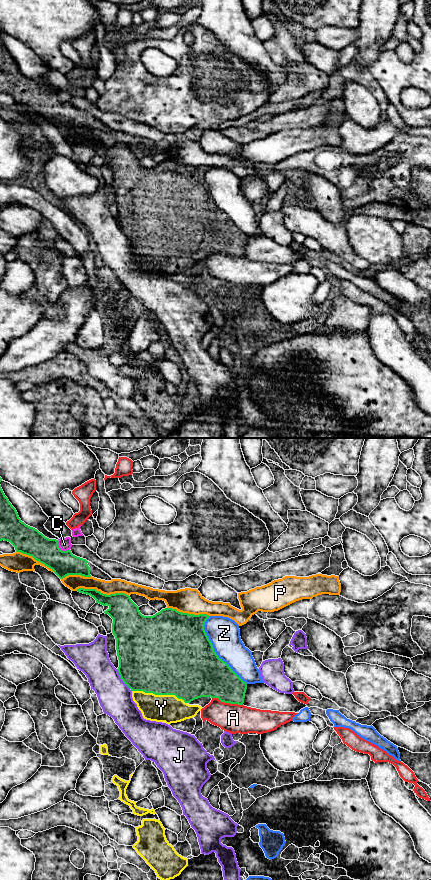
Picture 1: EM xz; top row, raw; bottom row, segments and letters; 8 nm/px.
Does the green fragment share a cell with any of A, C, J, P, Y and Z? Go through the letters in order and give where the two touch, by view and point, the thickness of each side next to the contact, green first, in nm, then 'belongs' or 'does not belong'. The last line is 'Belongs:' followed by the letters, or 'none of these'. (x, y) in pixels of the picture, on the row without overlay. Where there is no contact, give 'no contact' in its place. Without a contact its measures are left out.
A: meets green in xz at (227, 254); 320 nm thick on the green side, 240 nm on the other; does not belong
C: meets green in xz at (61, 102); 220 nm thick on the green side, 100 nm on the other; does not belong
J: meets green in xz at (121, 230); 460 nm thick on the green side, 280 nm on the other; does not belong
P: meets green in xz at (102, 145); 220 nm thick on the green side, 120 nm on the other; does not belong
Y: meets green in xz at (158, 246); 500 nm thick on the green side, 220 nm on the other; belongs
Z: meets green in xz at (214, 203); 500 nm thick on the green side, 260 nm on the other; does not belong
Belongs: Y

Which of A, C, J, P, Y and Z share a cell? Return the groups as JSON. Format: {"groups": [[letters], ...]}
{"groups": [["A"], ["C"], ["J"], ["P"], ["Y"], ["Z"]]}

